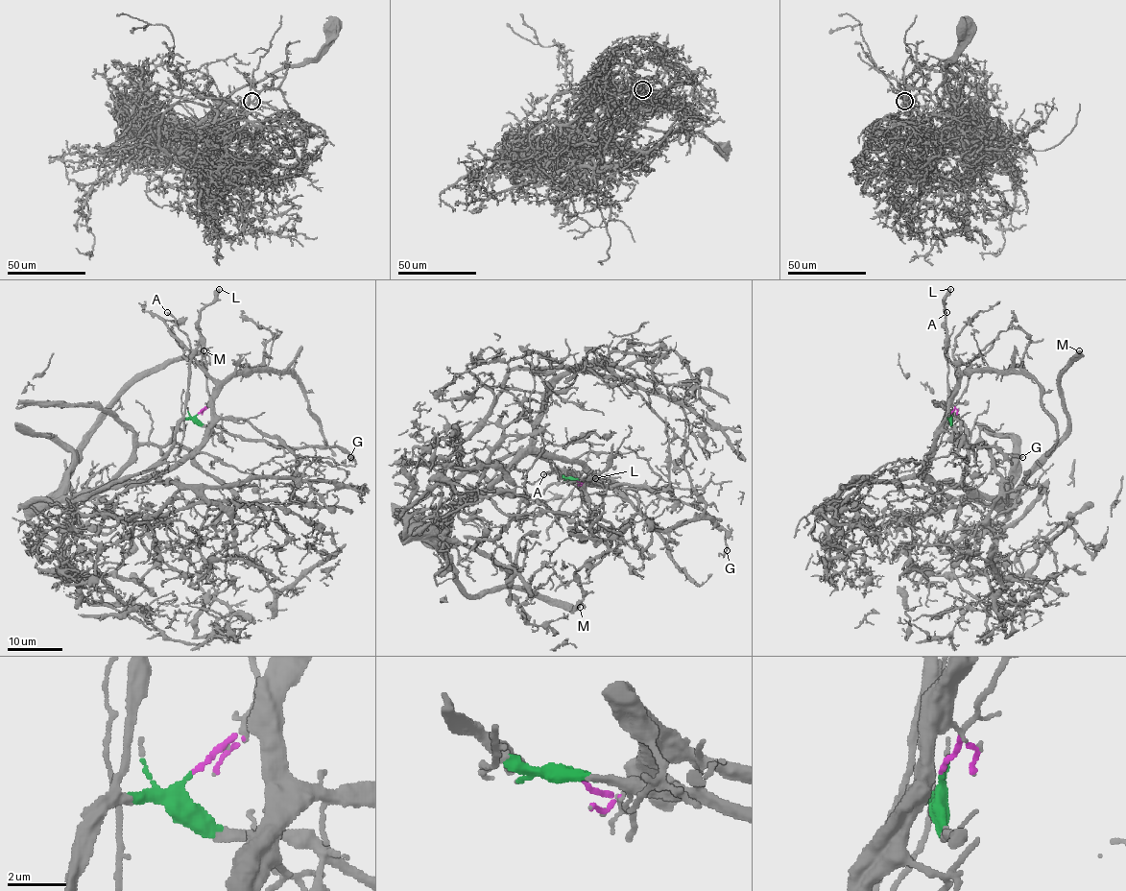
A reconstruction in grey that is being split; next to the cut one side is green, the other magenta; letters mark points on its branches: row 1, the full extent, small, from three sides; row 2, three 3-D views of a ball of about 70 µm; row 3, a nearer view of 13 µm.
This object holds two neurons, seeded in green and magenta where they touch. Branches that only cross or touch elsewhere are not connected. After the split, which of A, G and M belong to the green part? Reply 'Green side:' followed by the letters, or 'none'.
Green side: A, G

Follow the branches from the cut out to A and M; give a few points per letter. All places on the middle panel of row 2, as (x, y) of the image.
A: (573, 478), (566, 478), (561, 472), (566, 474), (542, 474)
M: (573, 478), (586, 477), (579, 463), (524, 453), (469, 497), (436, 541), (467, 593), (514, 588), (580, 607)

